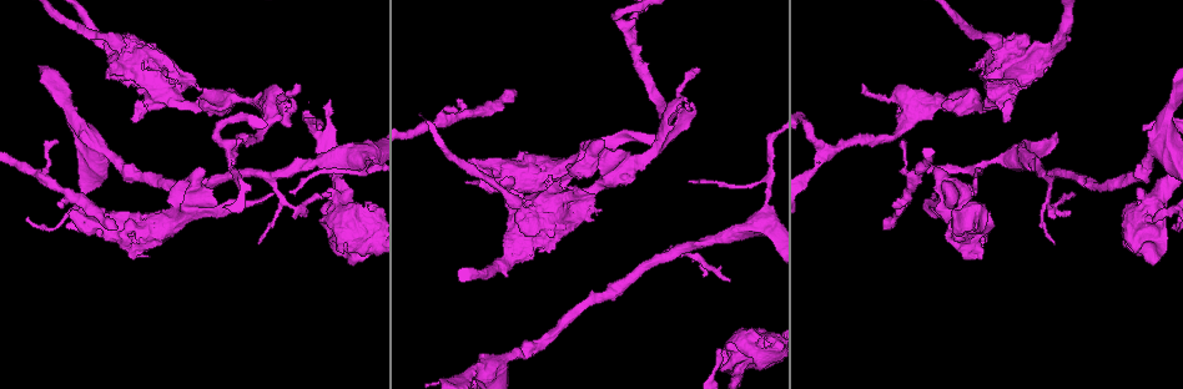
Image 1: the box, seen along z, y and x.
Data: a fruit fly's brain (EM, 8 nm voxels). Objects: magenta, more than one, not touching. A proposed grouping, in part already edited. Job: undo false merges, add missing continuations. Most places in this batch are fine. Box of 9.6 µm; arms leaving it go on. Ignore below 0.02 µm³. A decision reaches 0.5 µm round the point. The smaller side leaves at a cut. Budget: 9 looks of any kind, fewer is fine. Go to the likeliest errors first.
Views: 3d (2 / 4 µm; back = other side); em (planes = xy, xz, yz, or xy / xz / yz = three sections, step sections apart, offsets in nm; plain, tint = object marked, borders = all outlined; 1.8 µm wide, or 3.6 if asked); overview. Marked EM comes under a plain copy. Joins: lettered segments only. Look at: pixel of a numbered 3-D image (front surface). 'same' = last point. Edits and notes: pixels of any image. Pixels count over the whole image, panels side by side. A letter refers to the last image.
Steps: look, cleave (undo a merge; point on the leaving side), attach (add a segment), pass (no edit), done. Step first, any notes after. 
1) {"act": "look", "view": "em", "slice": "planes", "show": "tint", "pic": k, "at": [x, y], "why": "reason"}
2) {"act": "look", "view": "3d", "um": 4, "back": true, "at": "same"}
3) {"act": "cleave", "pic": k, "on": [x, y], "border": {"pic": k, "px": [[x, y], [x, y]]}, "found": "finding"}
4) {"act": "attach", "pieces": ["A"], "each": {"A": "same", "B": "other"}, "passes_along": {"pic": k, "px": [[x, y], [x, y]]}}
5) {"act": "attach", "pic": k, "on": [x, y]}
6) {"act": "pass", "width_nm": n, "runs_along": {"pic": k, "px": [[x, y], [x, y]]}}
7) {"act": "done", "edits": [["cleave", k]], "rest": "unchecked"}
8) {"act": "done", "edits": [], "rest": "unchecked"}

{"act": "look", "view": "3d", "um": 4, "pic": 1, "at": [901, 144]}

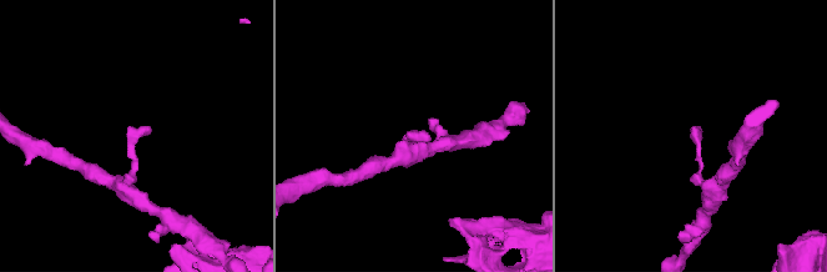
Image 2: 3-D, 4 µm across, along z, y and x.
{"act": "look", "view": "em", "slice": "planes", "show": "borders", "pic": 2, "at": [697, 131]}

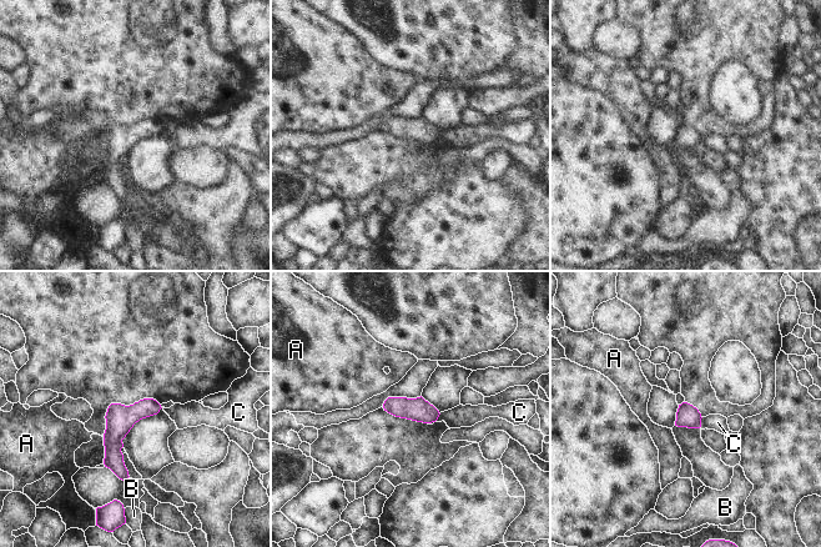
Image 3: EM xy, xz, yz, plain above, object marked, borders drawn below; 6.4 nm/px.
{"act": "pass", "longest_contact_nm": ["C", 110], "each": {"A": "other", "B": "other", "C": "other"}, "runs_along": {"pic": 3, "px": [[150, 401], [114, 433], [122, 476]]}, "found": "no lettered segment goes on from it"}

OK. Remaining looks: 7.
{"act": "look", "view": "em", "slice": "yz", "step": 8, "show": "tint", "pic": 1, "at": [921, 115], "why": "a fork"}

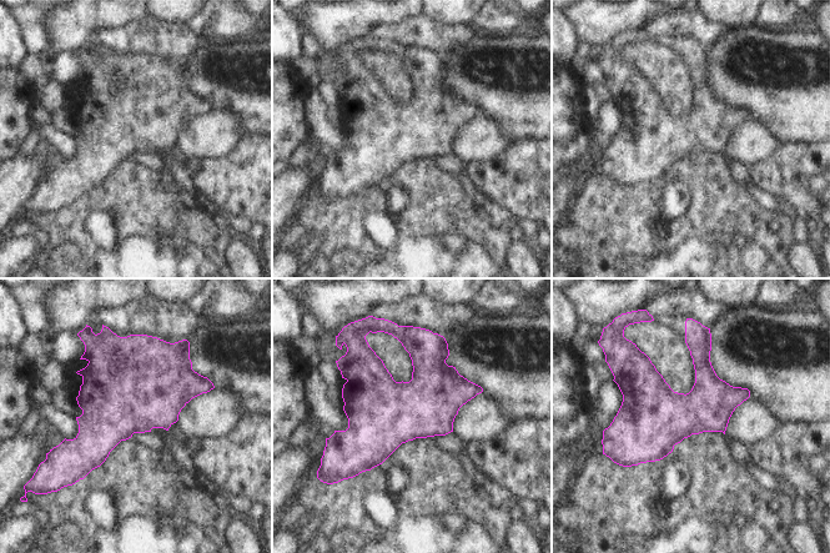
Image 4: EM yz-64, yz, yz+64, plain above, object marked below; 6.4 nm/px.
{"act": "look", "view": "em", "slice": "yz", "step": 8, "show": "borders", "at": "same", "why": "see the neighbours"}

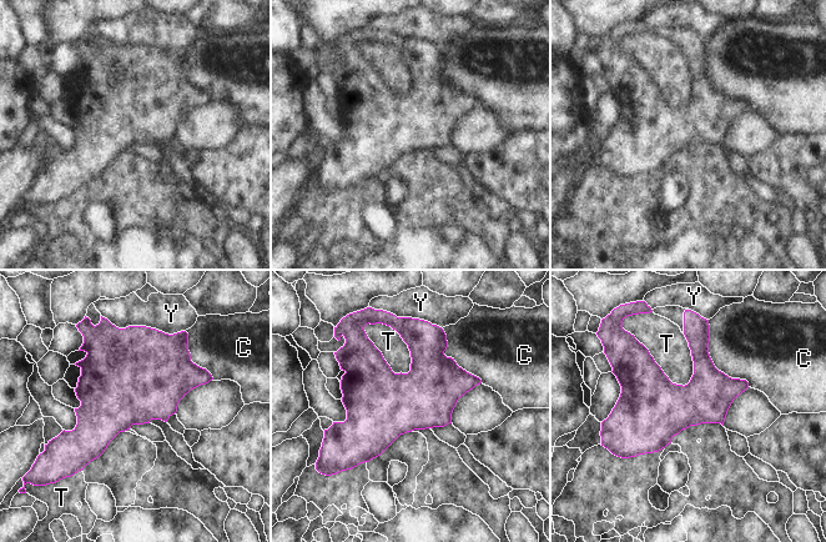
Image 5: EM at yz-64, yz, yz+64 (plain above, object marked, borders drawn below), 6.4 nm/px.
{"act": "pass", "width_nm": 340, "each": {"C": "other", "T": "other", "Y": "other"}, "found": "one neuron here"}

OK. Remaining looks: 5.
{"act": "look", "view": "em", "slice": "planes", "show": "borders", "pic": 1, "at": [932, 193], "why": "free end"}

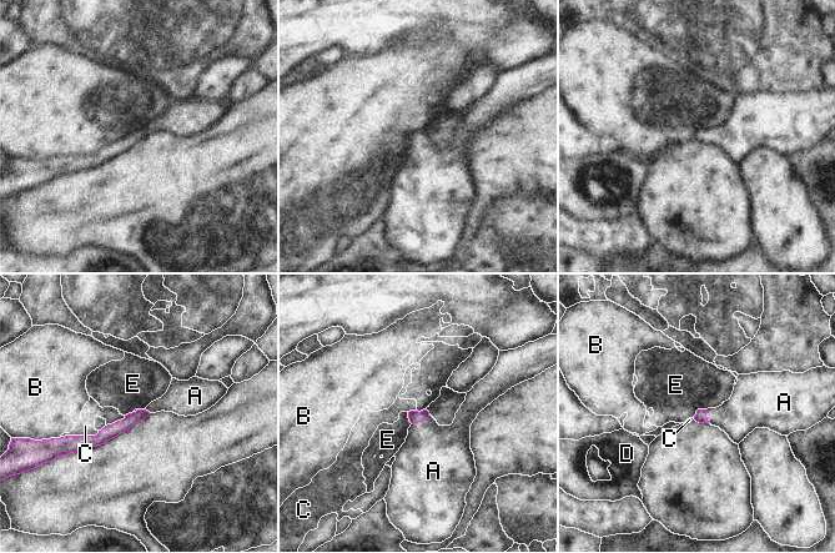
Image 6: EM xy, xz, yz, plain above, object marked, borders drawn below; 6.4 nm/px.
{"act": "attach", "pieces": ["A"], "longest_contact_nm": ["C", 260], "each": {"A": "same", "B": "other", "C": "other", "D": "other", "E": "other"}, "passes_along": {"pic": 6, "px": [[415, 416], [421, 421], [433, 457]]}, "found": "it goes on there"}

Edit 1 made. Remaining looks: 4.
{"act": "look", "view": "em", "slice": "xz", "step": 8, "show": "borders", "pic": 1, "at": [1157, 219], "why": "free end"}

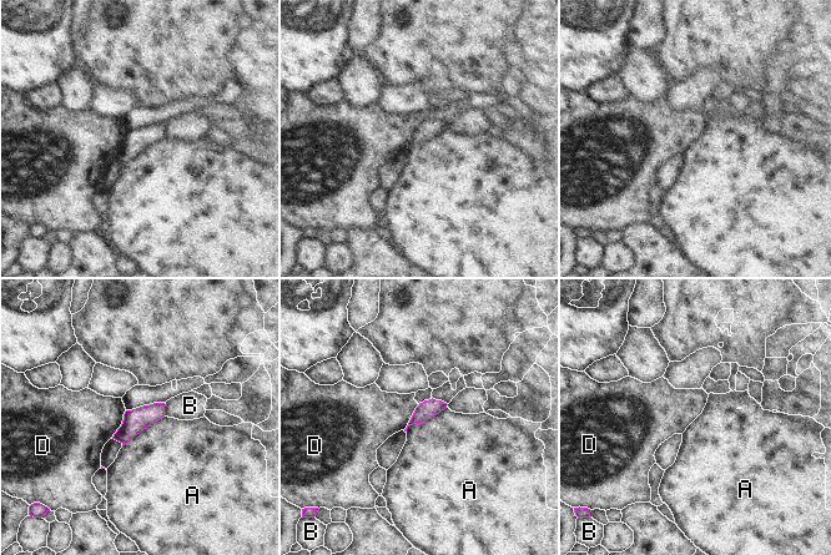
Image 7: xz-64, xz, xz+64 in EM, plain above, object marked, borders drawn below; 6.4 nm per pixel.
{"act": "look", "view": "em", "slice": "planes", "show": "borders", "at": "same", "why": "cut it another way"}

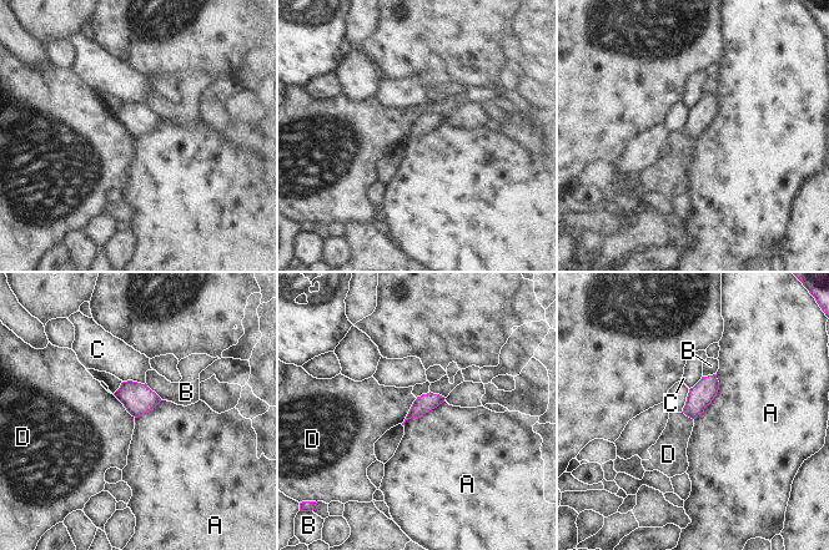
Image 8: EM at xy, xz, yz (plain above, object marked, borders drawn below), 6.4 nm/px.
{"act": "pass", "each": {"A": "other", "B": "other", "C": "other", "D": "other"}, "border": {"pic": 8, "px": [[717, 374], [718, 392], [694, 419]]}, "found": "no lettered segment goes on from it"}

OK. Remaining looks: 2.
{"act": "done", "edits": [["attach", 6]], "rest": "unchecked"}

